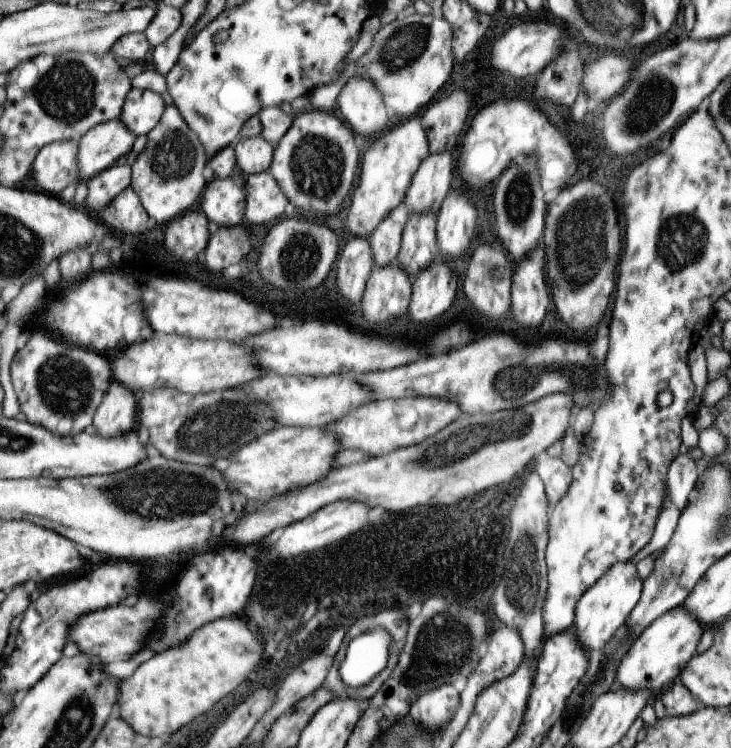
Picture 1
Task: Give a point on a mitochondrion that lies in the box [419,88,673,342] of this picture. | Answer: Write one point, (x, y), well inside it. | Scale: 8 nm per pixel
(580, 237)

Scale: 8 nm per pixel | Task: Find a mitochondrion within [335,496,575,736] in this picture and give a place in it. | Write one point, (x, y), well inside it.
(444, 644)

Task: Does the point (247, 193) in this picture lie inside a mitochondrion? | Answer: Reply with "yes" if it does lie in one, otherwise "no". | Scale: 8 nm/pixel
no

